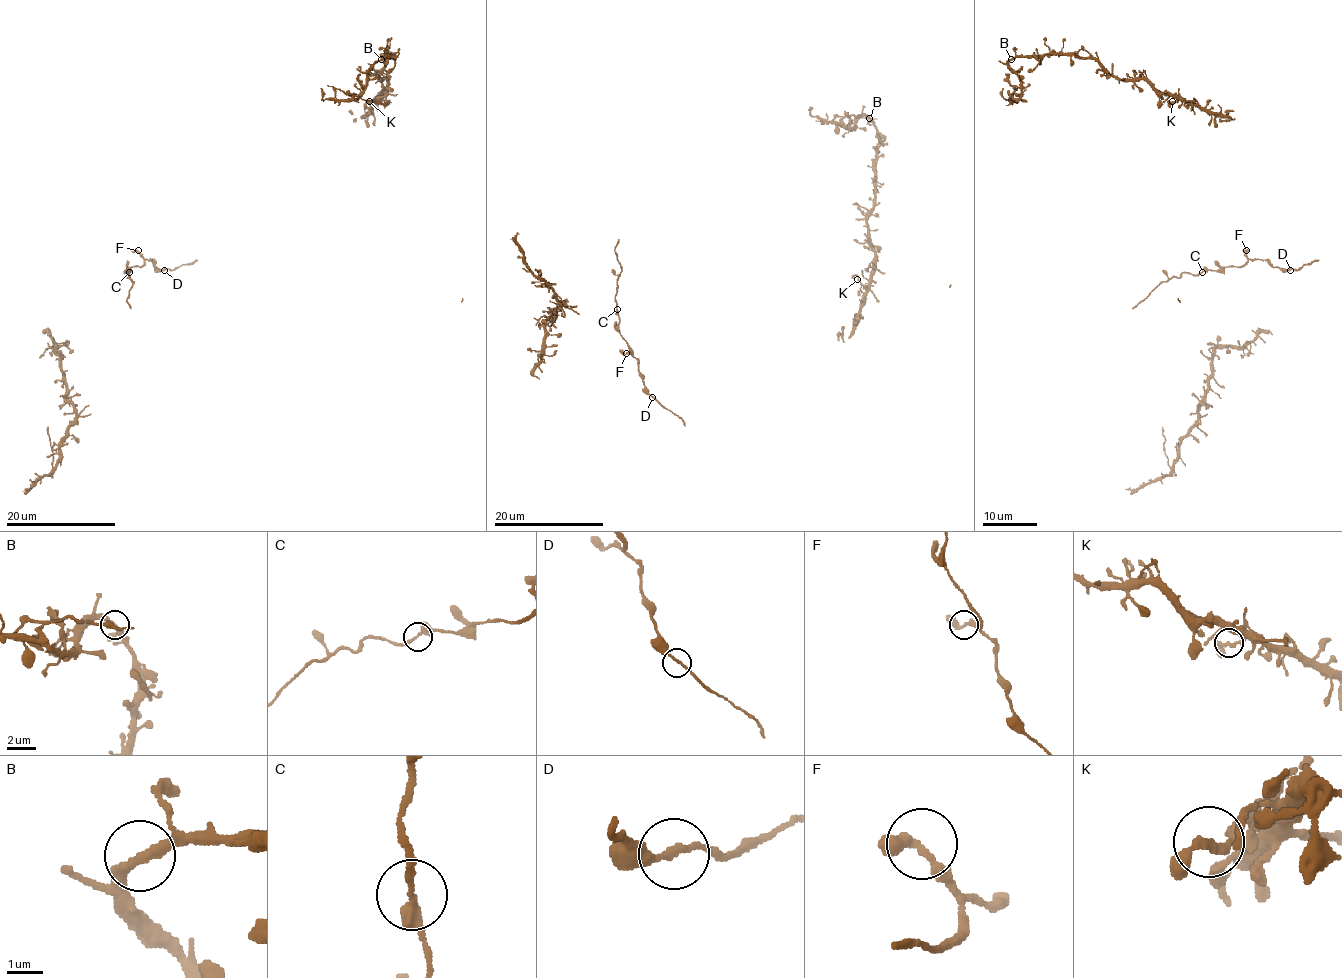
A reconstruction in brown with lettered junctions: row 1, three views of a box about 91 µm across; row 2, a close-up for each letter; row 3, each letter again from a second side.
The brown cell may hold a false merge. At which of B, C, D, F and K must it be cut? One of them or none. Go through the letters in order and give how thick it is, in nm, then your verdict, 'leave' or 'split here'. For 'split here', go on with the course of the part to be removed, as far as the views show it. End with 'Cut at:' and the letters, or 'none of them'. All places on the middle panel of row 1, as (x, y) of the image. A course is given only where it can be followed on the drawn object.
B: 280 nm | leave
C: 320 nm | leave
D: 170 nm | leave
F: 320 nm | leave
K: 190 nm | leave
Cut at: none of them

